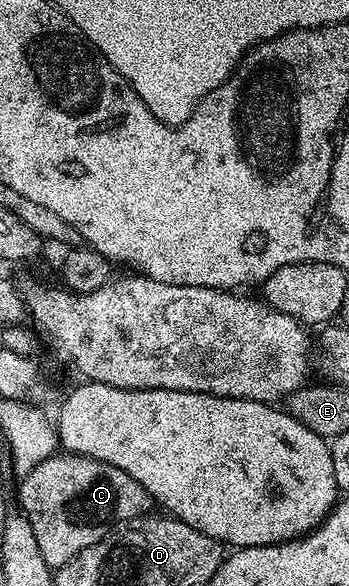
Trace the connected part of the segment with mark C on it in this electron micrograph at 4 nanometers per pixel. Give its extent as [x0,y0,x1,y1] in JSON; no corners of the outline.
[17,451,152,570]

